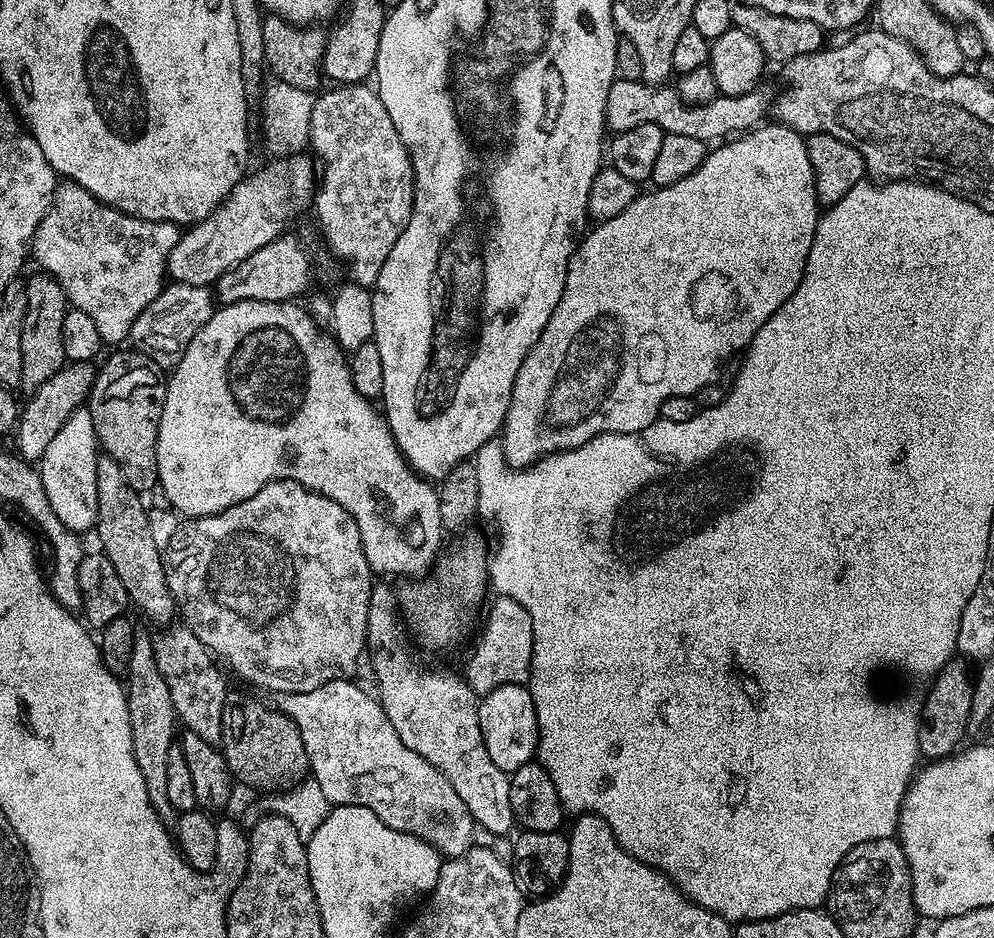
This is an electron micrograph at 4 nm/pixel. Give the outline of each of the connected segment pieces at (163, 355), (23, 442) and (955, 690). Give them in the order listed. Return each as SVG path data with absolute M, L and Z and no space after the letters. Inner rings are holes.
M169 283L158 294L158 298L154 298L154 302L150 302L150 306L138 314L132 327L131 347L153 360L161 370L171 370L182 358L186 346L190 346L190 338L194 338L194 334L198 334L198 330L210 322L217 307L211 287Z
M67 363L50 379L29 395L29 400L20 411L20 420L14 433L17 455L26 462L38 462L45 453L50 441L65 425L70 414L81 407L88 399L95 380L95 367L90 363Z
M953 658L940 669L936 679L932 681L928 695L924 697L924 705L920 708L920 733L918 746L920 755L925 761L943 760L951 756L965 743L968 736L968 719L972 705L973 677L968 676L969 665L963 659Z

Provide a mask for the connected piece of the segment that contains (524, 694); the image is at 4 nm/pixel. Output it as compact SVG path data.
M524 684L498 686L484 694L479 705L478 722L482 738L486 742L486 754L490 754L494 766L511 774L522 766L533 763L540 735L534 714L534 702L527 687Z

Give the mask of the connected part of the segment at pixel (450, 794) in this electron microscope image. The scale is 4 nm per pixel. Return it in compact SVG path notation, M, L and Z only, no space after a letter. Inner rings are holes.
M335 680L334 682L326 682L314 690L285 692L277 695L274 700L274 707L282 714L286 714L294 722L294 726L298 726L298 730L302 734L302 746L306 746L311 779L316 780L317 784L321 786L322 793L326 794L326 798L333 807L338 805L365 806L366 809L373 810L374 814L377 814L379 820L385 822L386 826L422 838L428 844L434 845L437 852L443 857L456 859L459 856L464 856L473 847L476 831L476 823L469 812L469 808L458 793L454 791L454 786L451 786L444 774L432 766L430 762L426 762L426 758L422 758L422 754L418 754L413 748L406 746L406 742L402 742L402 738L398 738L398 730L394 730L390 718L386 718L386 710L381 706L379 699L371 691L369 692L363 692L352 680Z

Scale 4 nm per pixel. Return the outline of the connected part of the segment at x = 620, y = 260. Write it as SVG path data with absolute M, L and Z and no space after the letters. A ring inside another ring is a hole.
M769 122L761 123L753 129L737 135L735 138L729 139L719 146L713 147L711 151L709 151L707 158L702 162L702 166L698 166L698 170L694 170L694 174L682 178L682 182L674 182L665 188L651 190L652 192L646 193L645 196L644 193L637 195L636 200L630 202L630 206L626 206L626 210L622 210L622 214L614 214L614 218L599 221L599 223L595 225L596 229L594 229L592 233L589 231L587 235L577 243L576 252L570 258L568 269L566 270L566 286L562 290L562 298L558 298L558 306L554 306L554 314L550 314L550 322L546 322L546 330L542 330L542 334L538 338L536 345L530 350L530 354L526 354L526 358L522 362L522 370L518 370L518 378L514 380L514 390L512 391L510 406L508 407L508 413L504 419L502 429L504 460L513 469L530 468L533 464L543 460L545 456L554 456L558 452L573 452L575 448L580 448L586 442L593 440L595 436L601 436L602 434L630 434L631 432L646 430L646 426L653 424L659 417L660 407L662 406L662 402L666 402L666 398L674 398L675 396L693 397L696 391L702 389L702 386L709 384L710 376L708 376L708 372L718 371L720 368L720 360L726 359L727 356L732 356L735 352L737 352L737 354L743 353L745 349L747 349L748 343L754 338L754 334L758 334L758 330L762 325L791 298L794 294L794 290L798 290L798 286L804 277L804 267L808 261L810 246L814 242L816 222L822 215L822 205L820 199L816 197L814 166L810 166L807 139L788 127L787 124L779 122L768 123Z

